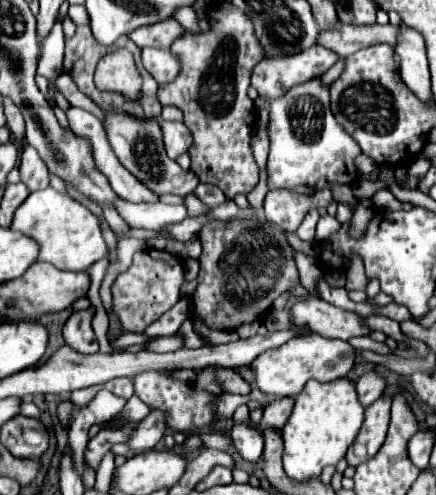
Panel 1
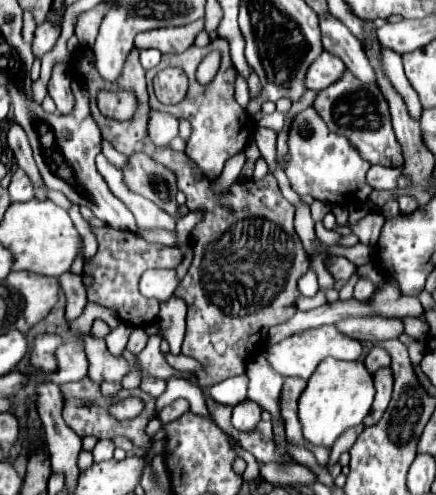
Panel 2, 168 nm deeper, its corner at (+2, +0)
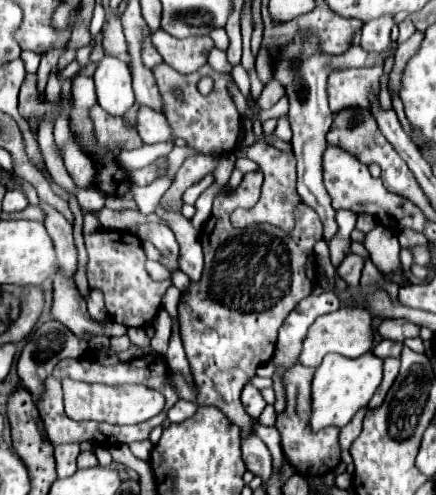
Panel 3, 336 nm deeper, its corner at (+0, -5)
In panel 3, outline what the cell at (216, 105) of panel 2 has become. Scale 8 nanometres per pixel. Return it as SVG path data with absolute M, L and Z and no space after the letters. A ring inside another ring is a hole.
M160 64L154 70L154 78L160 90L160 98L162 98L162 112L166 114L174 136L184 138L188 146L192 146L196 152L204 154L204 156L220 156L220 154L228 154L234 152L238 148L238 138L240 138L240 114L234 106L234 102L228 96L228 74L216 72L210 64L204 64L200 70L192 72L192 74L180 74L174 68L170 68L168 64ZM202 76L212 76L214 78L214 90L208 96L202 96L196 88L198 80ZM170 86L176 86L184 92L184 102L170 102Z

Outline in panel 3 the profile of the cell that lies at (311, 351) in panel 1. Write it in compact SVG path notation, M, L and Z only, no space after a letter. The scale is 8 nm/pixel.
M340 308L332 314L316 318L316 322L308 328L298 362L308 368L318 368L326 354L342 354L346 358L358 358L366 354L370 348L372 348L372 316L366 310Z

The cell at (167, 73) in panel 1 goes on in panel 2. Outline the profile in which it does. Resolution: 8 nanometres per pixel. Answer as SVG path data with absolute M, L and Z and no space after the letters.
M146 49L146 51L140 51L140 63L142 67L148 71L152 67L156 67L160 63L160 57L162 53L158 49Z

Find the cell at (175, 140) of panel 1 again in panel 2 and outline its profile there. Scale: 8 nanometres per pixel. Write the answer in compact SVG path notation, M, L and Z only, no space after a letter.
M152 109L150 119L148 119L148 137L152 139L152 143L158 147L164 147L176 135L178 135L178 119L172 117L170 113Z

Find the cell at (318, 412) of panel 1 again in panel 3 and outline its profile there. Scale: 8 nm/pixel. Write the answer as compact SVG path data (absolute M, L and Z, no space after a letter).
M372 352L356 360L328 354L318 366L312 380L312 414L310 414L312 432L320 432L322 428L328 426L338 428L346 426L354 418L354 414L370 402L380 382L382 382L382 360L376 358Z

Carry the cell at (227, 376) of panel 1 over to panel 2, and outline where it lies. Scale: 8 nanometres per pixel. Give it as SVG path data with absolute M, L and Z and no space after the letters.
M166 353L164 359L168 361L168 365L172 365L174 369L178 371L198 371L200 369L200 363L192 357L186 357L186 355L172 355L172 353Z

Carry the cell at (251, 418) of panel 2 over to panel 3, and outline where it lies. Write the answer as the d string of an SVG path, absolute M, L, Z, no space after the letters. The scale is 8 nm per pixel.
M252 384L244 386L244 390L242 390L242 402L244 402L246 412L248 412L252 418L258 418L258 416L262 414L264 406L266 406L262 394L260 394Z

